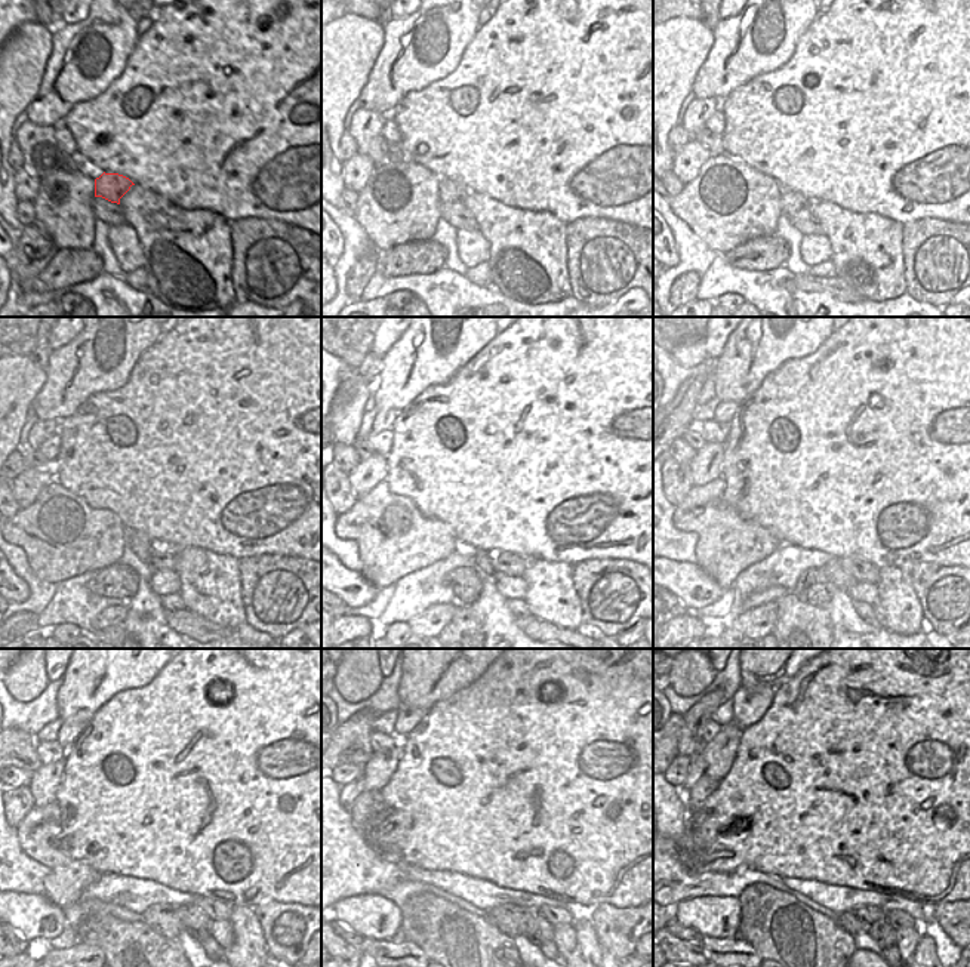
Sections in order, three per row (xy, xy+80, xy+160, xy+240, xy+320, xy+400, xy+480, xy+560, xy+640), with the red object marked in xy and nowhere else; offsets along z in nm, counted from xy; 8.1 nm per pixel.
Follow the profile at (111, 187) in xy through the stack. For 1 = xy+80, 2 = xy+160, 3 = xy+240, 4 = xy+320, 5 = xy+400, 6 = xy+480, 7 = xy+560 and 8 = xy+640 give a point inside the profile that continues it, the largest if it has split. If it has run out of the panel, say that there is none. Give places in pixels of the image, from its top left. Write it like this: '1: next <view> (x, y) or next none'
1: next xy+80 (450, 191)
2: next xy+160 (793, 202)
3: next xy+240 (141, 544)
4: next xy+320 (483, 560)
5: next xy+400 (840, 578)
6: next xy+480 (197, 923)
7: next xy+560 (539, 930)
8: next xy+640 (881, 932)

